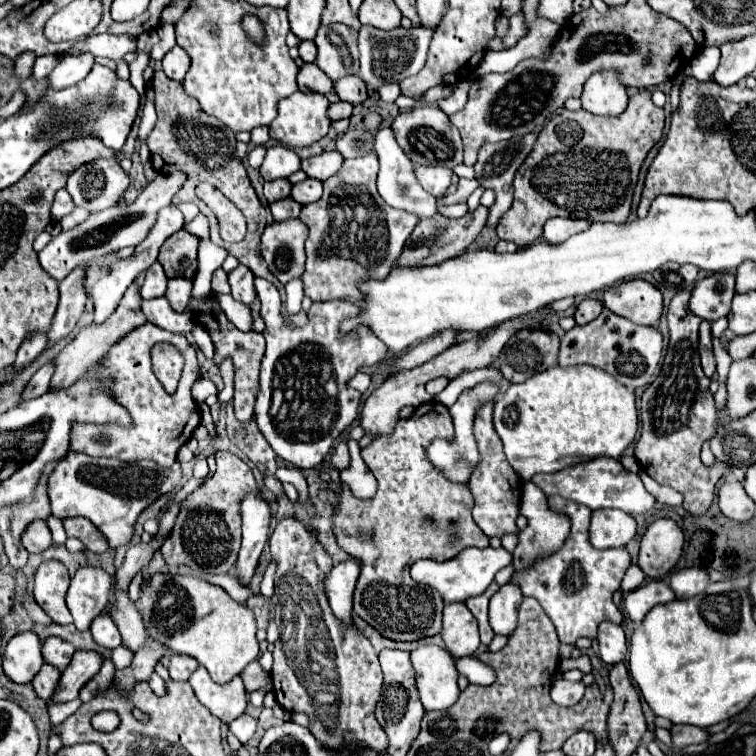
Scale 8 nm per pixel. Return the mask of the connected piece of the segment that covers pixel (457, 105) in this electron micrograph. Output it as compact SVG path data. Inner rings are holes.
M461 79L461 81L453 87L451 95L445 97L445 99L439 99L437 105L439 105L447 115L453 115L453 113L461 111L461 109L465 107L465 103L467 103L467 91L469 91L469 85L471 85L469 79Z

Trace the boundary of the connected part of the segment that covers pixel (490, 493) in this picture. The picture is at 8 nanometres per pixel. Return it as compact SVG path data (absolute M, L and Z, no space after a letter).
M493 403L481 407L475 417L475 439L479 445L481 463L469 481L469 489L471 489L471 495L475 497L475 507L473 507L475 523L481 527L481 531L487 537L503 537L505 533L519 531L515 525L515 519L519 515L519 501L521 501L523 485L521 485L519 475L511 469L511 465L505 459L503 445L491 423L491 415L493 415Z

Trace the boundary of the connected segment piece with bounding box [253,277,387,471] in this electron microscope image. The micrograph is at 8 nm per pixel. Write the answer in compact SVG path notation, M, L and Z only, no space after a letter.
M255 277L253 283L255 283L255 293L261 301L261 317L265 319L265 325L267 325L263 331L265 355L261 361L259 391L255 395L255 421L259 425L259 431L271 445L271 449L281 459L285 459L287 463L293 463L295 467L303 471L315 469L331 453L333 441L357 419L361 393L357 389L347 387L347 383L363 365L371 367L383 361L387 357L387 347L363 325L357 329L355 335L349 335L345 339L339 337L339 323L359 313L359 307L355 303L349 303L349 301L313 303L307 313L309 317L307 325L295 329L282 313L281 297L275 285L259 277Z

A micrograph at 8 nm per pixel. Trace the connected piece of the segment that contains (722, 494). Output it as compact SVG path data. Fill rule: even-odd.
M725 481L719 487L719 507L721 507L721 513L729 519L749 521L753 517L755 503L745 493L745 489L739 481Z

